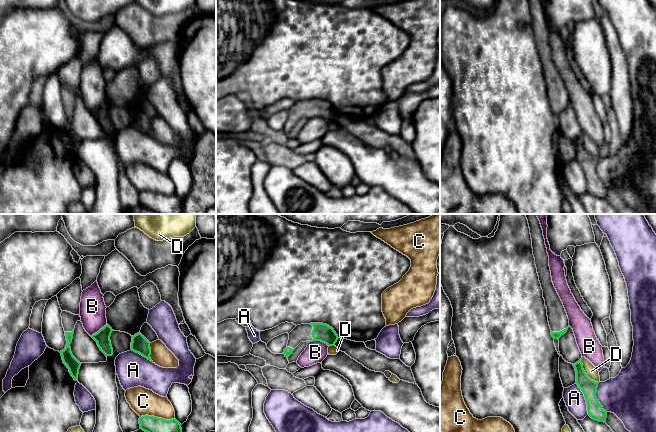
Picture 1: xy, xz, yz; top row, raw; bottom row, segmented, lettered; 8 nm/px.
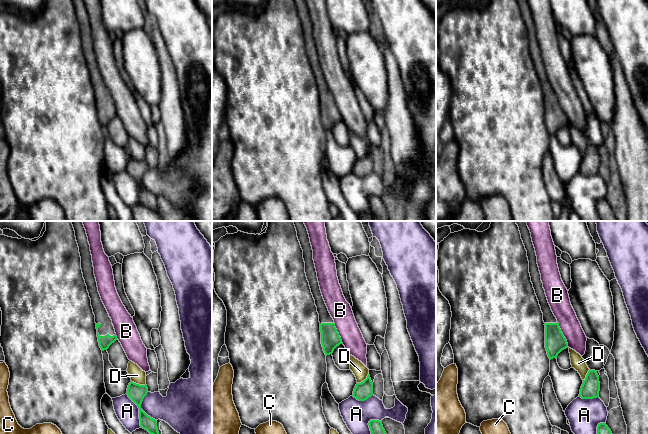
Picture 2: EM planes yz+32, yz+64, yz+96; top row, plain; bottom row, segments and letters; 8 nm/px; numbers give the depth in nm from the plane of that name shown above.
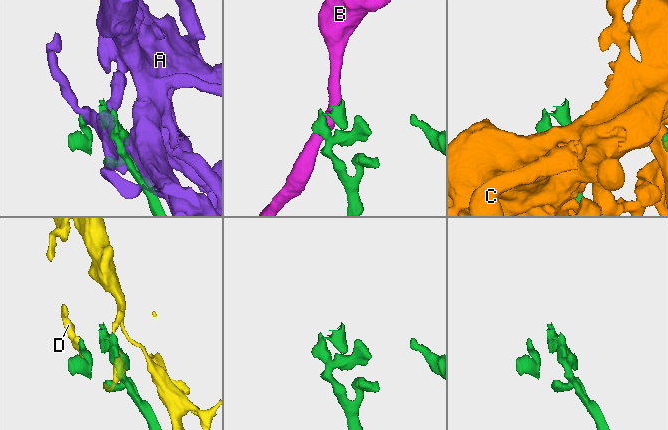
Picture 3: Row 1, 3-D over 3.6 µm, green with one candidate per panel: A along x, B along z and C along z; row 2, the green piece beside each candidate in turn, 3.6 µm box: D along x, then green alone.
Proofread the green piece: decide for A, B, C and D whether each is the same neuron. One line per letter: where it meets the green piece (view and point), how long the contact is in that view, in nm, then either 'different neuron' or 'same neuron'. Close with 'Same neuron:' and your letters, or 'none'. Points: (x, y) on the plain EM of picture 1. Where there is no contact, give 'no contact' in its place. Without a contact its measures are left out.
A: meets green in yz at (585, 175); contact 280 nm long; different neuron
B: meets green in xz at (318, 116); contact 170 nm long; different neuron
C: meets green in xy at (156, 193); contact 280 nm long; different neuron
D: meets green in yz at (584, 148); contact 240 nm long; different neuron
Same neuron: none

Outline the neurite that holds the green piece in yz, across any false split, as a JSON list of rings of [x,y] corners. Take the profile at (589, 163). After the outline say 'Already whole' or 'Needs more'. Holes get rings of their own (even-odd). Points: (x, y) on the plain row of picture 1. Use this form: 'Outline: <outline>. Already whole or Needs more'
Outline: [[[582,134],[573,140],[576,147],[576,160],[584,170],[588,191],[599,198],[606,199],[607,188],[598,178],[596,169],[598,158],[591,156],[583,145]]]. Already whole

